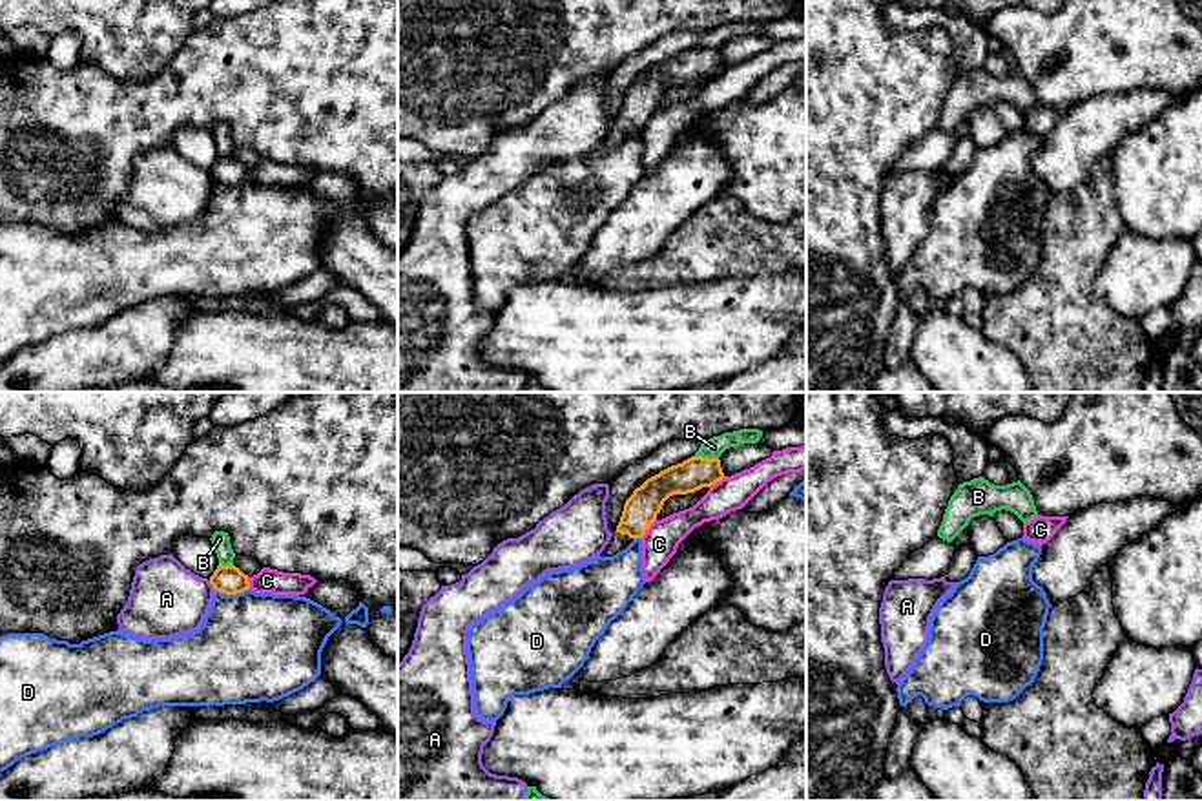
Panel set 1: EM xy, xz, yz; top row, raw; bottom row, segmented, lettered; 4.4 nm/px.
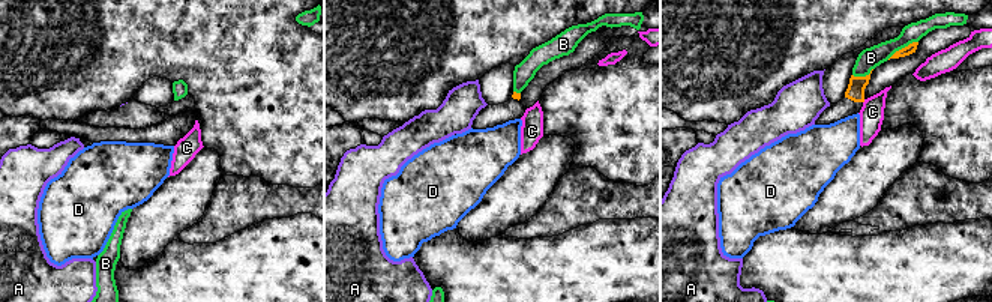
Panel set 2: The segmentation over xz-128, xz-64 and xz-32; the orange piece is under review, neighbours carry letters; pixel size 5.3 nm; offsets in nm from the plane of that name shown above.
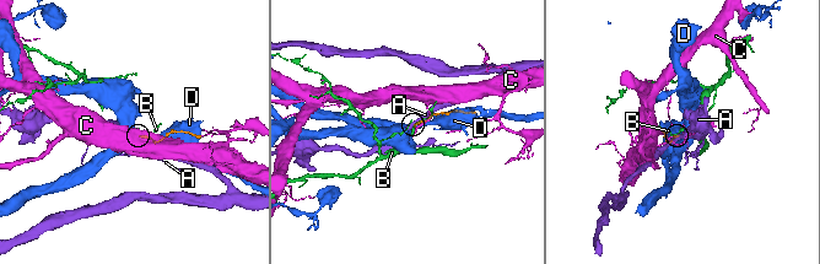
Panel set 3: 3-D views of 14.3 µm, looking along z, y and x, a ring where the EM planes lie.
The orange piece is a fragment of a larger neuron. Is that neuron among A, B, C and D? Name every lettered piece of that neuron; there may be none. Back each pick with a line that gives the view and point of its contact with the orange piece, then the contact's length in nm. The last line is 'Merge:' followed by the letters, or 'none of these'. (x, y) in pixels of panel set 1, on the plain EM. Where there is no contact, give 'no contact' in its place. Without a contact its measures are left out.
Merge: none of these

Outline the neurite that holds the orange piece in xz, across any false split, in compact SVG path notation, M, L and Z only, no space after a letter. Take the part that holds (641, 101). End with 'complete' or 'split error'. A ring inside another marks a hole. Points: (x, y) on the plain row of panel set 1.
M691 47L648 69L626 91L617 122L600 148L613 148L635 130L642 130L669 88L711 78L722 69L720 51L702 47Z; split error

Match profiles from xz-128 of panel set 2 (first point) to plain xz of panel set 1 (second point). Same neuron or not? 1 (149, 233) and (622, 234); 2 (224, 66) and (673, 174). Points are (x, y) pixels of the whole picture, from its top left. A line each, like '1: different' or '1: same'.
1: same
2: different

